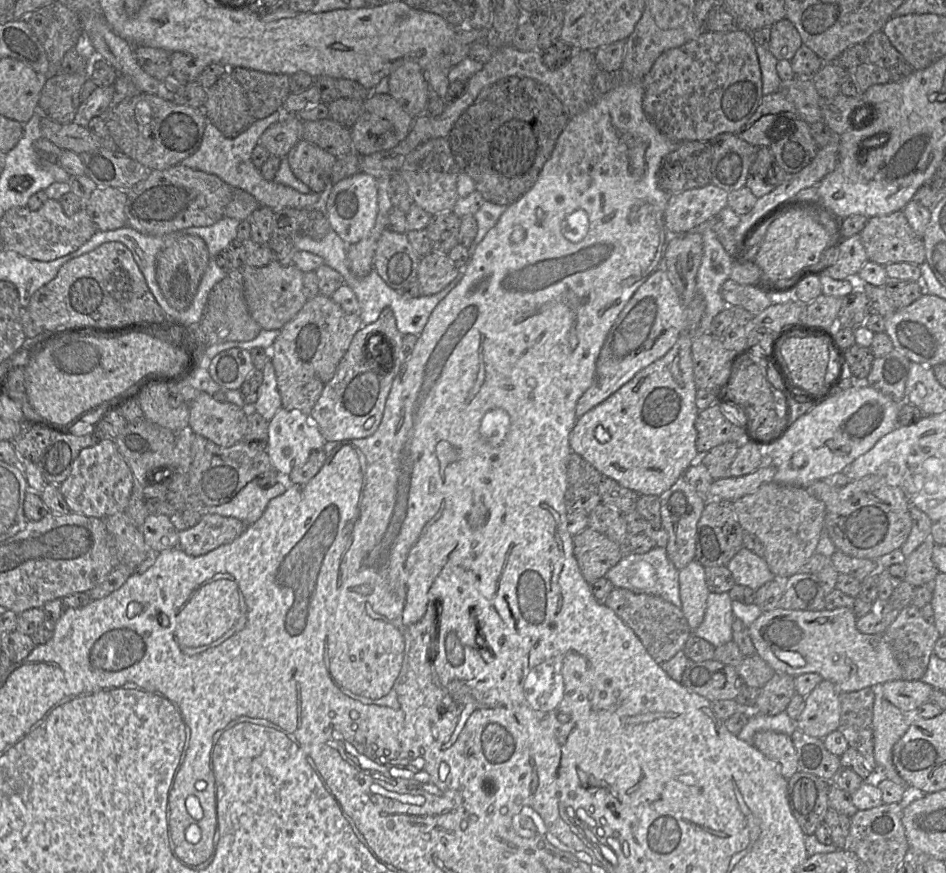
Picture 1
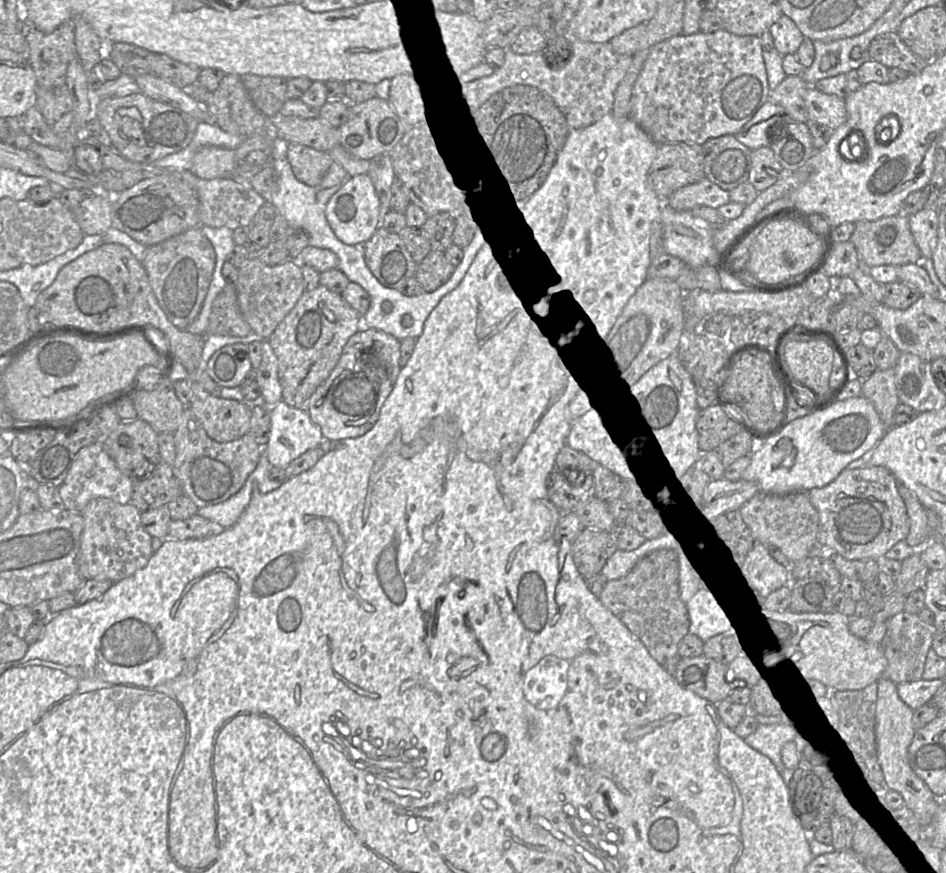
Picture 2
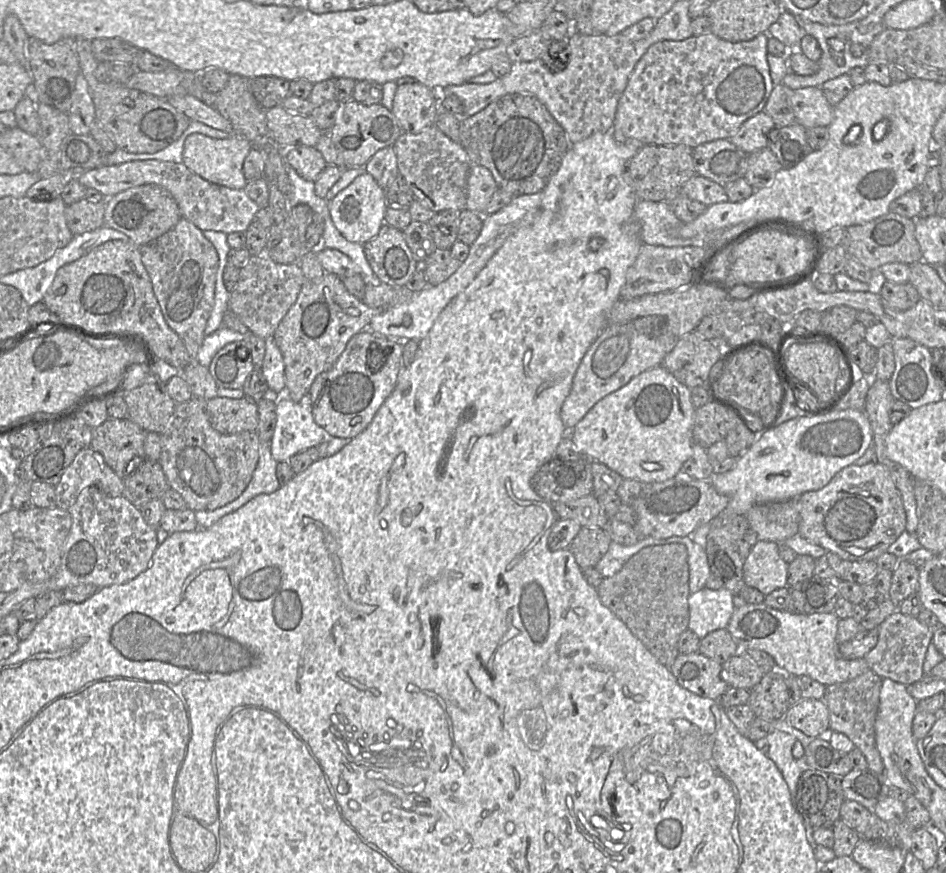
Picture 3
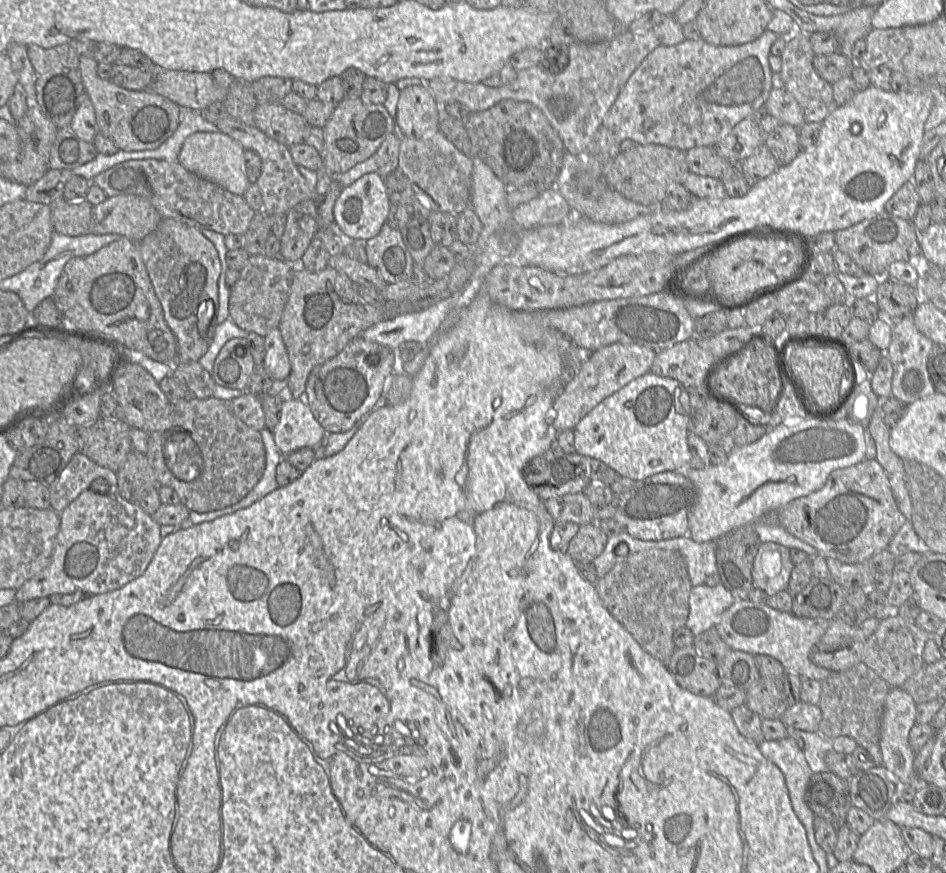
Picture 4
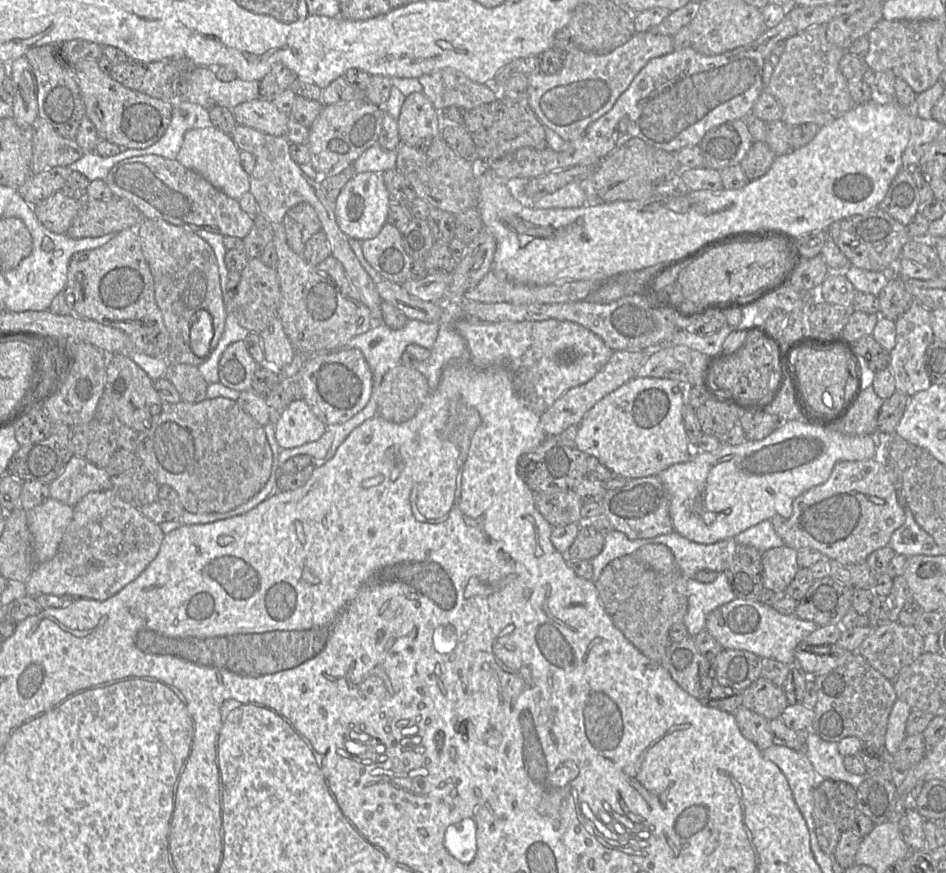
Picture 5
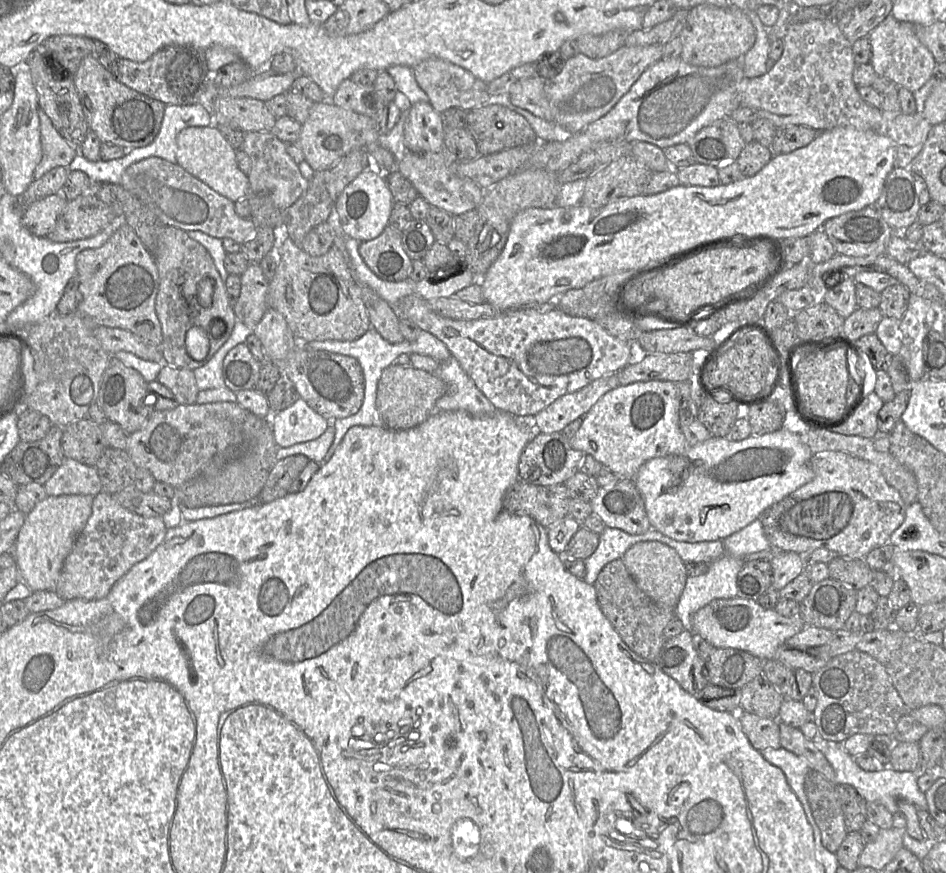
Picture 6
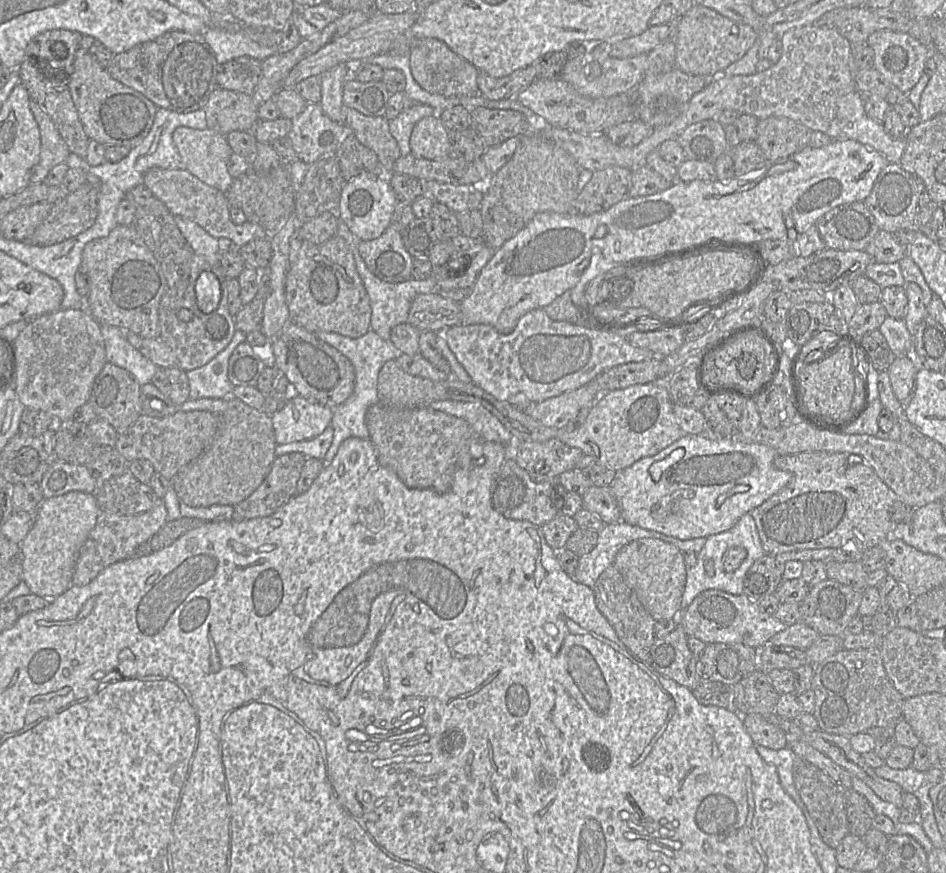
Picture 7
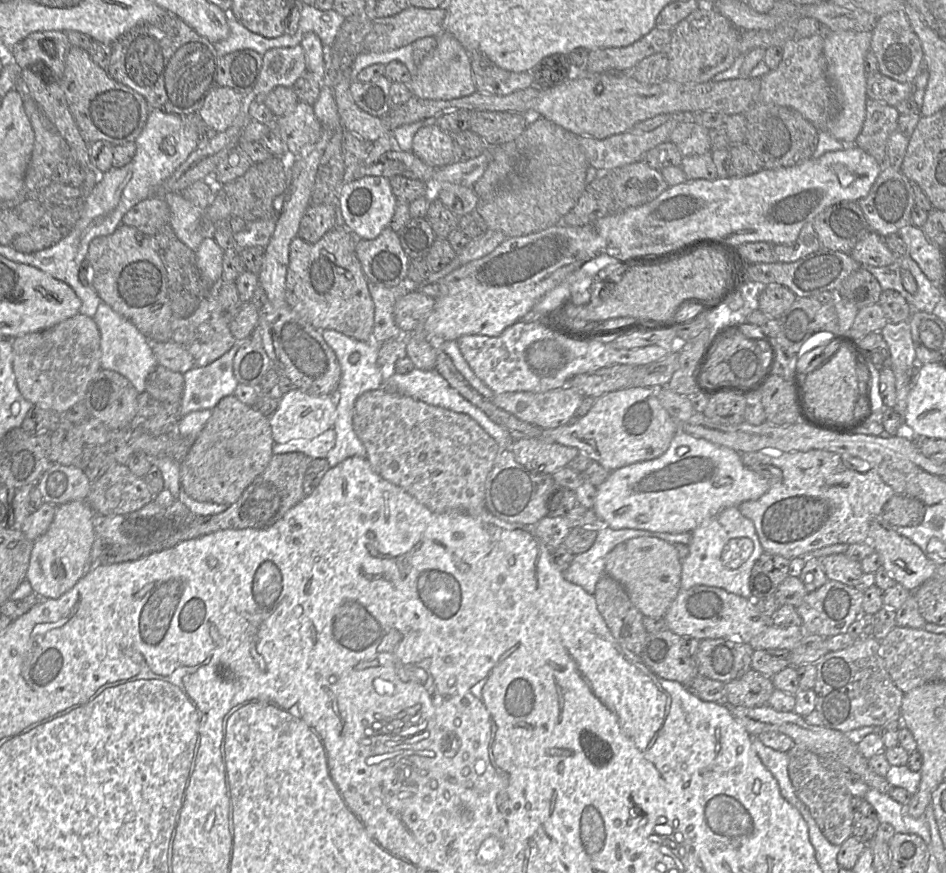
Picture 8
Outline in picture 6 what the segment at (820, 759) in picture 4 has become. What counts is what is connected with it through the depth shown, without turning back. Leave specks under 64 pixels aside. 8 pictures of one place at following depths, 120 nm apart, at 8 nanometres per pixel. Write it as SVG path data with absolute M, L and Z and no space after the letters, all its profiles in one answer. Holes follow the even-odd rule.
M819 740L818 748L824 754L835 771L835 784L846 784L852 786L857 793L866 801L874 802L884 806L892 815L899 811L898 800L907 801L917 810L928 810L925 793L921 792L918 784L918 773L897 772L890 767L883 767L878 771L865 771L854 761L854 757L848 754L843 743Z

